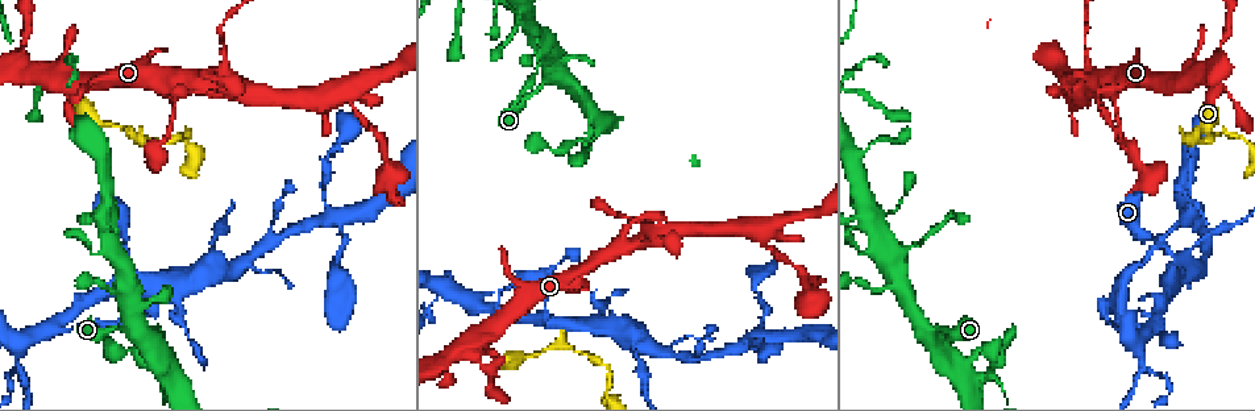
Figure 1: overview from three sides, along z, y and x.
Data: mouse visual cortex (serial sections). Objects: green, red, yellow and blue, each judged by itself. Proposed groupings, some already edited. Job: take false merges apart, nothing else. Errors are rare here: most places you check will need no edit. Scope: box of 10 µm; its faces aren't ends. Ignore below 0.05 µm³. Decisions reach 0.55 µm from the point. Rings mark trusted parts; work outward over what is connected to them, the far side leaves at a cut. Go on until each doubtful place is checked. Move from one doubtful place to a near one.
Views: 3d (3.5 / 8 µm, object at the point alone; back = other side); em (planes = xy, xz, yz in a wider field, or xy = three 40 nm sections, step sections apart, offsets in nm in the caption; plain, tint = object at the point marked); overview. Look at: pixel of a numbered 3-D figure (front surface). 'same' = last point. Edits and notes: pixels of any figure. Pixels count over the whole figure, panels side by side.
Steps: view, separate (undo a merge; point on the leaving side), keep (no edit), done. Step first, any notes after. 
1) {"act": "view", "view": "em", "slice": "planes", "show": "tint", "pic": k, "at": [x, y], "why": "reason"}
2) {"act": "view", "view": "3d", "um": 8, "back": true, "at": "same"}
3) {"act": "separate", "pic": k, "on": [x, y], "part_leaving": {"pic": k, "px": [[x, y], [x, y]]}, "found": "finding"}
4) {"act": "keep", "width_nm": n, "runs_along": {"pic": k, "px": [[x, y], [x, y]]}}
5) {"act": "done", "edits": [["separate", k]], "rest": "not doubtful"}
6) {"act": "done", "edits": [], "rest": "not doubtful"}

{"act": "view", "view": "3d", "um": 8, "pic": 1, "at": [51, 326], "why": "three-way junction"}

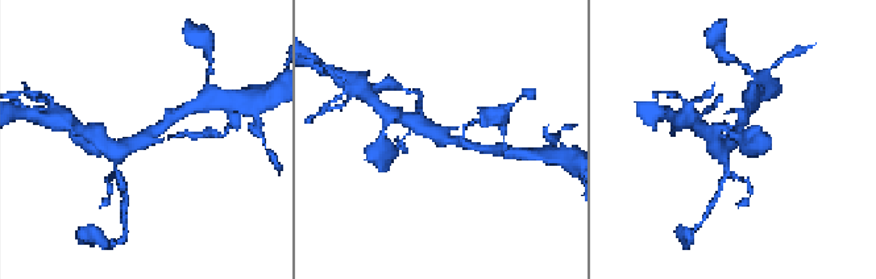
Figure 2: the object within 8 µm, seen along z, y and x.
{"act": "view", "view": "em", "slice": "planes", "show": "tint", "at": "same", "arms": 3, "arm_widths_nm": [100, 250, 450], "why": "need the tissue"}

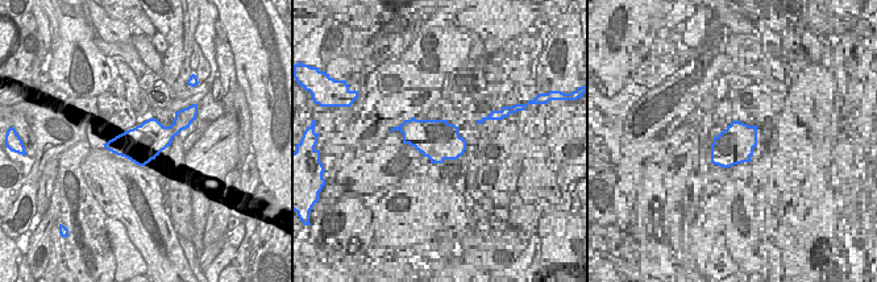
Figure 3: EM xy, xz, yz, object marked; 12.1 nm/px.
{"act": "keep", "runs_along": {"pic": 2, "px": [[175, 116], [117, 154], [109, 149]]}, "found": "continuous, no second cell"}

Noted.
{"act": "view", "view": "3d", "um": 3.5, "pic": 1, "at": [1186, 255]}

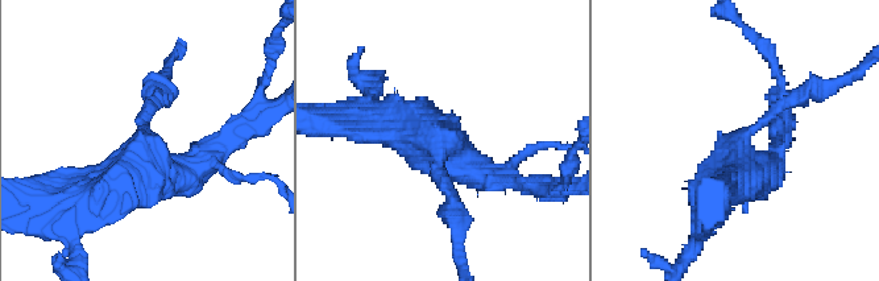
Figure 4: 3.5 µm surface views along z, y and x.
{"act": "view", "view": "em", "slice": "xy", "step": 2, "show": "tint", "pic": 4, "at": [739, 145], "arms": 3, "arm_widths_nm": [150, 300, 350], "why": "need the tissue"}

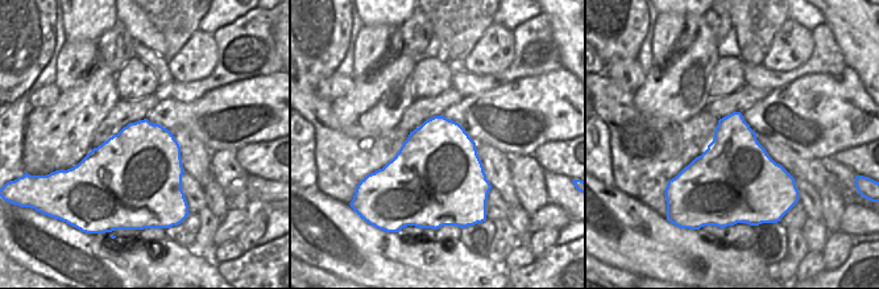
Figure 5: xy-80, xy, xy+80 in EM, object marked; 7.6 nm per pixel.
{"act": "keep", "width_nm": 700, "runs_along": {"pic": 4, "px": [[361, 119], [410, 122], [508, 180]]}, "found": "one cell here"}

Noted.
{"act": "view", "view": "3d", "um": 3.5, "pic": 1, "at": [1200, 140], "why": "a narrow waist"}

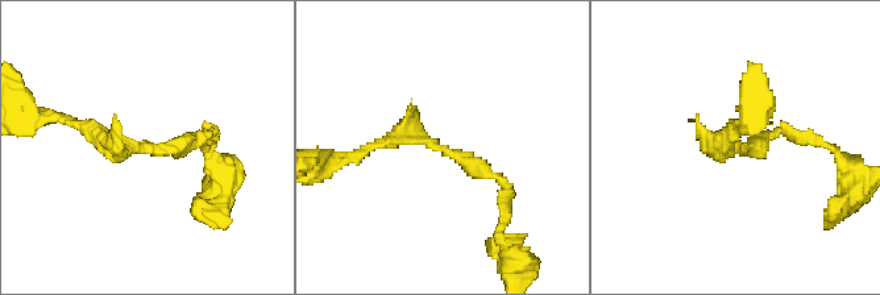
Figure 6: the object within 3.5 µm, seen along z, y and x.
{"act": "view", "view": "em", "slice": "planes", "show": "tint", "pic": 6, "at": [143, 148], "why": "now the EM"}

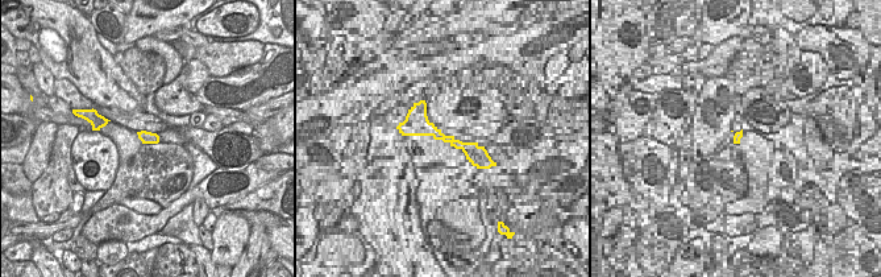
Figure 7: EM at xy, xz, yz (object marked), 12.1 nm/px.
{"act": "view", "view": "em", "slice": "xy", "step": 1, "show": "tint", "at": "same", "why": "another direction"}

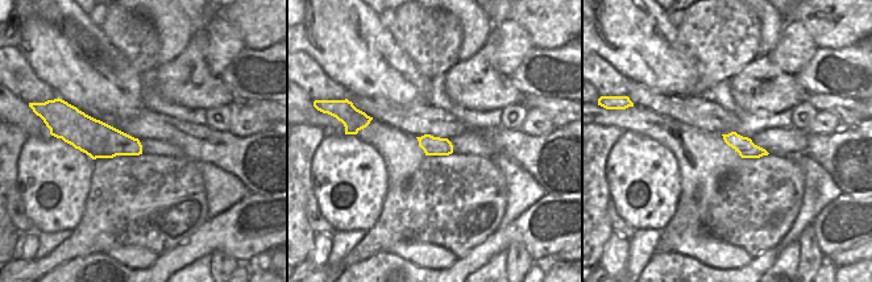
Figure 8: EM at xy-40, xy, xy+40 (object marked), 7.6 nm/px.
{"act": "keep", "runs_along": {"pic": 6, "px": [[364, 154], [397, 137], [428, 140], [506, 187]]}, "found": "continuous, no second cell"}

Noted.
{"act": "done", "edits": [], "rest": "not doubtful"}

